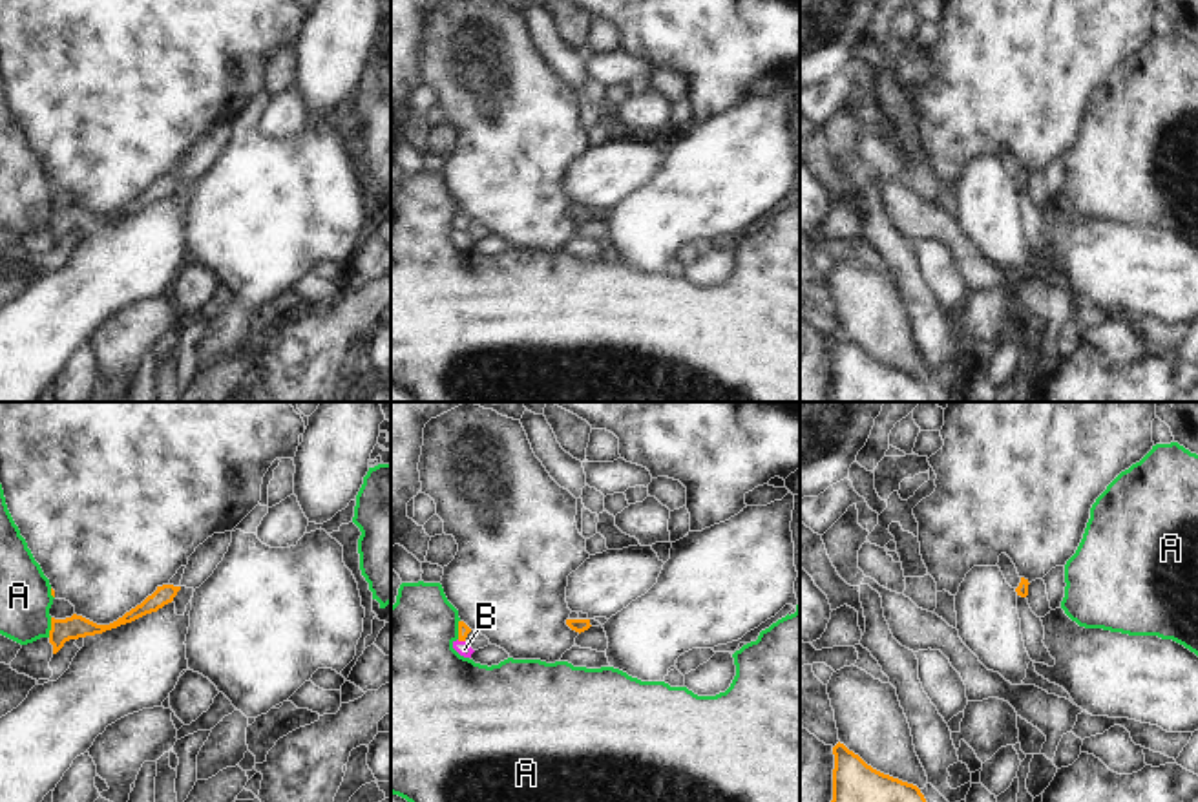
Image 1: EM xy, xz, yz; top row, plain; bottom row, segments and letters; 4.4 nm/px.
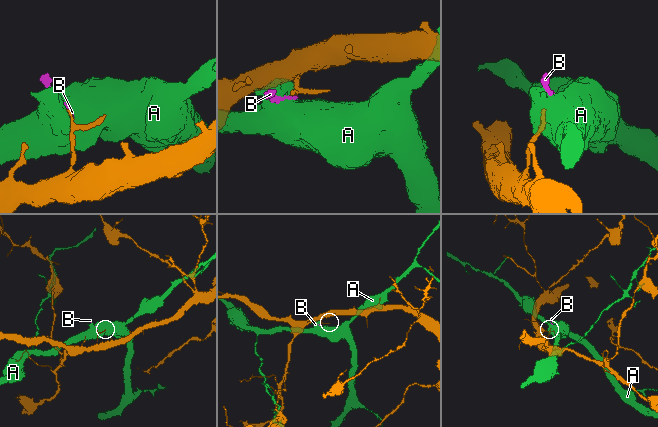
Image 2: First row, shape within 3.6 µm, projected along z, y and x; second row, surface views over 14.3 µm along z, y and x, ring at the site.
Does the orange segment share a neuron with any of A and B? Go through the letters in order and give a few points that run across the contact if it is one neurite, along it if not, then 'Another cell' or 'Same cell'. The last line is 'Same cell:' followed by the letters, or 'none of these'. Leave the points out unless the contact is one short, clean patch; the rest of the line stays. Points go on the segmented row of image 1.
A: Line: xy (52, 618), (48, 636). Another cell
B: Another cell
Same cell: none of these.

